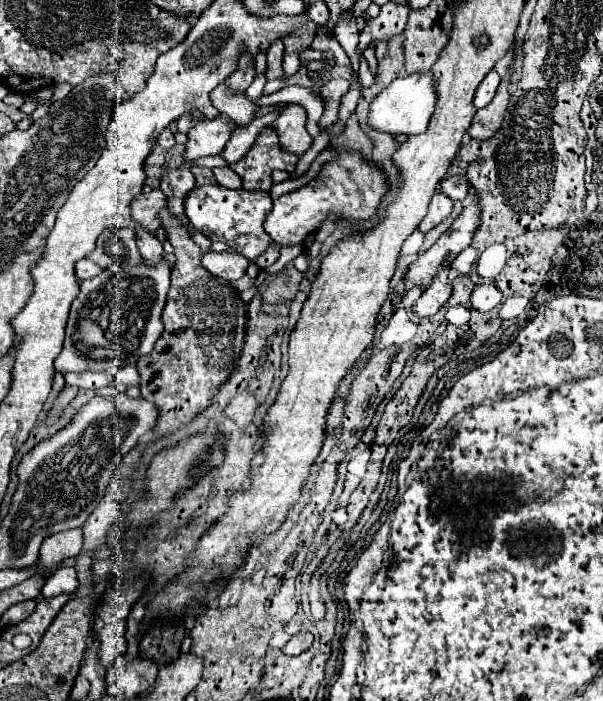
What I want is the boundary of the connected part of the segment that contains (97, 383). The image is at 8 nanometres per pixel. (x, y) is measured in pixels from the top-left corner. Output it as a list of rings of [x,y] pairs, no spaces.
[[[72,372],[66,374],[66,384],[70,386],[78,386],[78,388],[90,388],[90,390],[98,390],[102,386],[108,386],[112,382],[112,374],[110,372]]]

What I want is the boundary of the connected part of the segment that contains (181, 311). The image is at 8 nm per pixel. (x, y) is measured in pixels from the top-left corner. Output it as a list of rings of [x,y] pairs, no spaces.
[[[168,208],[160,212],[160,220],[174,246],[176,266],[172,268],[172,286],[162,312],[164,334],[154,350],[148,356],[142,356],[136,364],[142,396],[160,408],[158,430],[152,440],[188,424],[210,404],[214,392],[222,386],[228,374],[232,374],[240,358],[246,330],[246,304],[240,298],[240,292],[232,288],[230,282],[212,276],[202,266],[204,252],[194,244],[180,222],[168,214]]]

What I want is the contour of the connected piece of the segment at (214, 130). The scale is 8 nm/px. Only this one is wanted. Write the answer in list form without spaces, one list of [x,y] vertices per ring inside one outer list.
[[[224,114],[216,120],[204,118],[196,128],[192,128],[188,132],[184,166],[192,168],[198,158],[222,154],[228,138],[230,138],[232,128],[234,128],[234,122],[230,118],[224,118]]]

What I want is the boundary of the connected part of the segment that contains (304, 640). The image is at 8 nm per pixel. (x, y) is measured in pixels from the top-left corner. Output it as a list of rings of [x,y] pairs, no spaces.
[[[300,632],[300,634],[292,636],[292,640],[290,640],[282,650],[284,650],[284,654],[288,654],[288,656],[298,656],[298,654],[310,650],[312,642],[314,642],[314,636],[312,636],[310,632]]]

